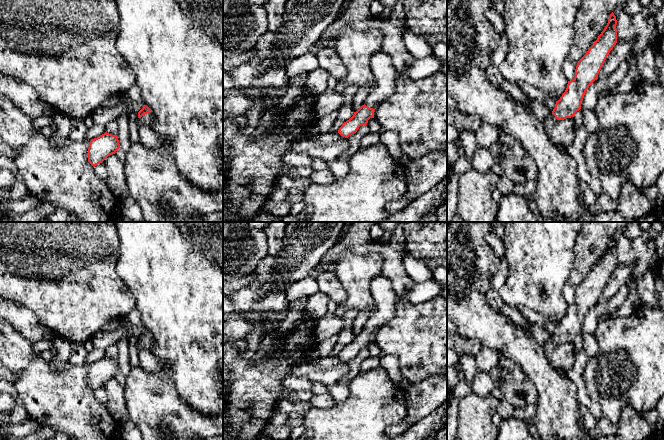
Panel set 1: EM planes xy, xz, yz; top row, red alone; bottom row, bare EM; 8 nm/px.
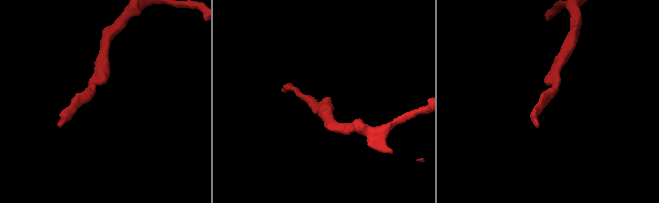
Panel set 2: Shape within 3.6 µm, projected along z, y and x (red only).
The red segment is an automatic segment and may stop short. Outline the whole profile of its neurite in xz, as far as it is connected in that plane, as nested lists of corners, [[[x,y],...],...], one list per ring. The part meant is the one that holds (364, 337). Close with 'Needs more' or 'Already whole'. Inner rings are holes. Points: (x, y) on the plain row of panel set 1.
[[[383,274],[376,276],[371,282],[371,293],[375,302],[374,312],[365,327],[339,352],[338,357],[345,362],[356,357],[360,350],[367,349],[368,344],[374,342],[377,329],[395,314],[397,295],[388,278]]]. Needs more

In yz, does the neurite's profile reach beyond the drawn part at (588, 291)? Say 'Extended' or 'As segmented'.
Extended

